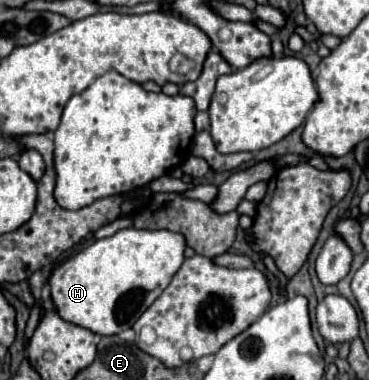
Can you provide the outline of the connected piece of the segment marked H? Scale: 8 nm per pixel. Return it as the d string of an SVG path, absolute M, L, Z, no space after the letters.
M121 229L111 237L99 239L89 247L81 249L69 261L59 265L51 277L51 299L55 303L61 319L85 327L97 335L117 335L123 329L131 329L131 325L141 317L141 313L163 293L163 289L171 283L173 275L183 263L185 237L173 231L147 231L147 229Z

